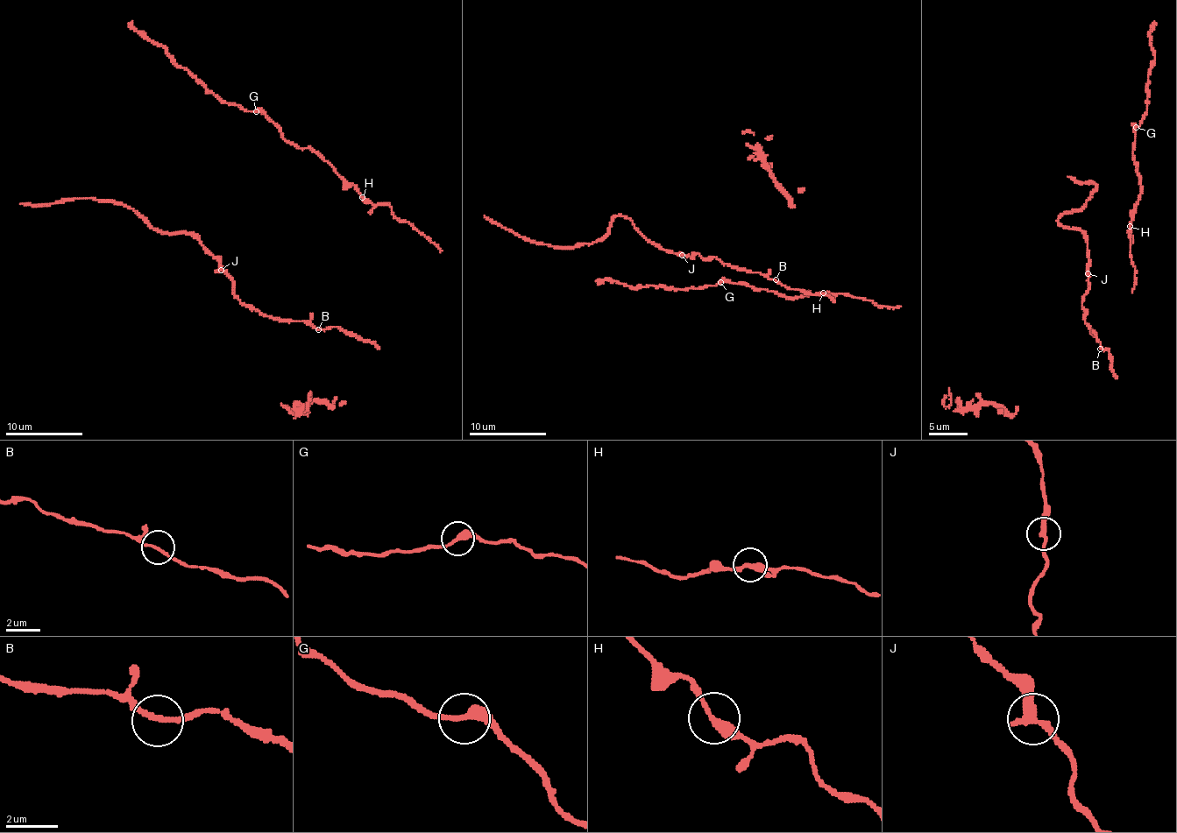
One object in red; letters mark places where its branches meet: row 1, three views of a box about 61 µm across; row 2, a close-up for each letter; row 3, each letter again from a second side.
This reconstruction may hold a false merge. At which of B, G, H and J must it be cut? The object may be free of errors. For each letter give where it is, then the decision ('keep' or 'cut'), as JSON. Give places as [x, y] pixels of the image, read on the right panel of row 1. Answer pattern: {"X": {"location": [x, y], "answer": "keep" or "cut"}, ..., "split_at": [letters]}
{"B": {"location": [1100, 349], "answer": "keep"}, "G": {"location": [1136, 127], "answer": "keep"}, "H": {"location": [1130, 226], "answer": "keep"}, "J": {"location": [1088, 273], "answer": "keep"}, "split_at": []}

